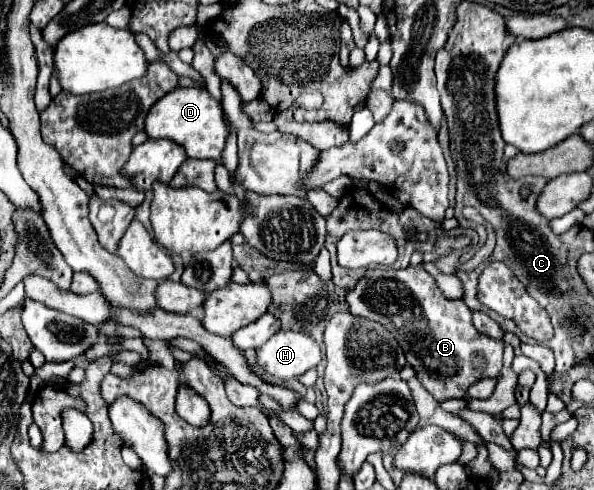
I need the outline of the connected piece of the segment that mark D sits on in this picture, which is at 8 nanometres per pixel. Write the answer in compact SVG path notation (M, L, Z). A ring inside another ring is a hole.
M188 87L188 89L174 89L162 99L158 99L144 123L144 133L150 139L170 139L184 147L186 157L190 159L214 159L222 157L222 149L228 137L228 129L224 125L224 111L220 101L216 101L206 89L202 87Z

